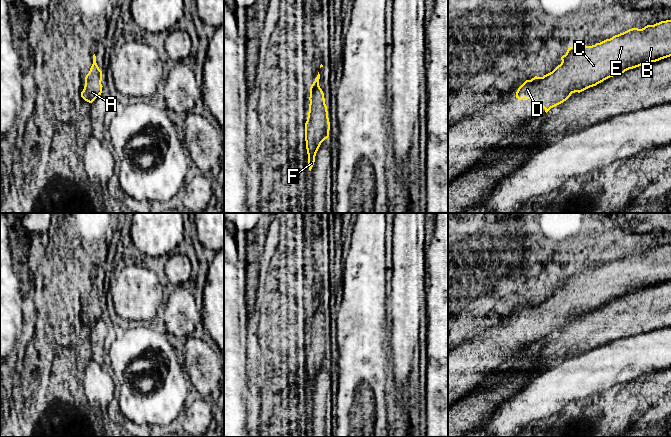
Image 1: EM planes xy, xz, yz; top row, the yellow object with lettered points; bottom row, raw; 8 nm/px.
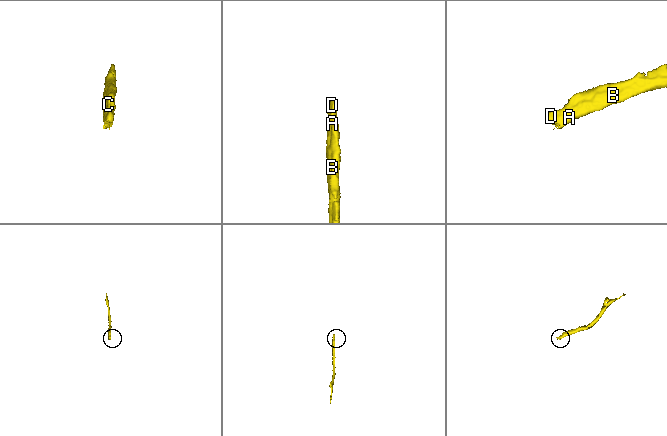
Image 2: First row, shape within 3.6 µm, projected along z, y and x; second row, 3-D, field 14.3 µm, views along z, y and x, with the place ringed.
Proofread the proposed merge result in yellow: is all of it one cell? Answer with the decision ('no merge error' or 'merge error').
no merge error

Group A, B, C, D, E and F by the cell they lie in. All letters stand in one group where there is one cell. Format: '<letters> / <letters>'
A B C D E F

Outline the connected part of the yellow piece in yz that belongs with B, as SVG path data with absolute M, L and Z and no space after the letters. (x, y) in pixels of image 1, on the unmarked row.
M671 244L661 245L654 249L647 249L642 253L632 252L623 257L606 263L592 270L585 268L576 268L568 272L565 279L561 281L561 288L552 296L543 301L535 300L531 304L526 304L517 314L516 322L532 323L533 326L542 330L547 337L551 332L566 325L572 317L582 316L590 311L596 310L604 304L624 297L629 293L639 291L641 289L659 285L671 280Z

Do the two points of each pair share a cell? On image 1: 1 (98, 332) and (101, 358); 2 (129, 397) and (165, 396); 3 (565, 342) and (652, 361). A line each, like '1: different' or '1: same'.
1: same
2: same
3: different

